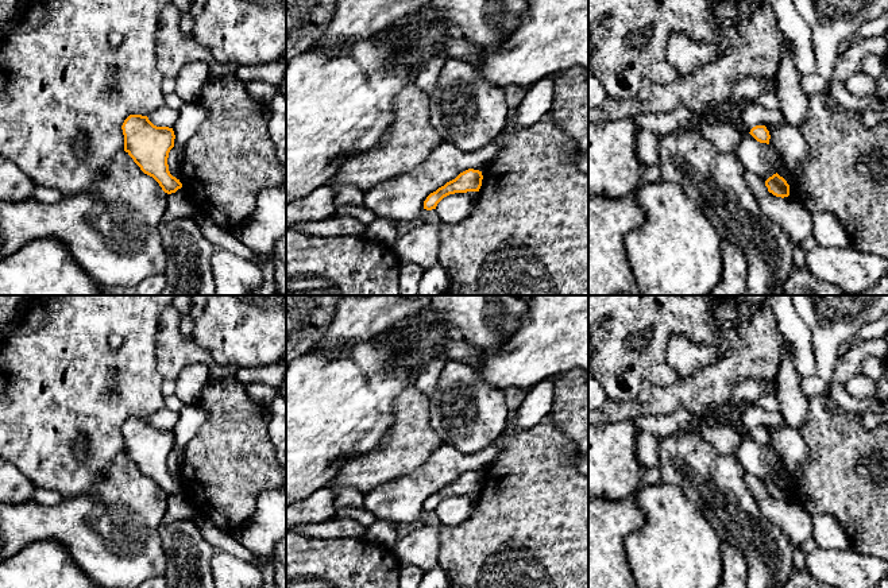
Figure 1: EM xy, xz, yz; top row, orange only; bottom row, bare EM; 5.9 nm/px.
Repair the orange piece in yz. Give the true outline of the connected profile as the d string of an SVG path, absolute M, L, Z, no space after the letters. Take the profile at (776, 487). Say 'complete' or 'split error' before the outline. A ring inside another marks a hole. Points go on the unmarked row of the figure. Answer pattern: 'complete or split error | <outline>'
complete | M777 475L765 483L765 488L768 490L768 494L776 499L784 500L789 498L789 487Z

